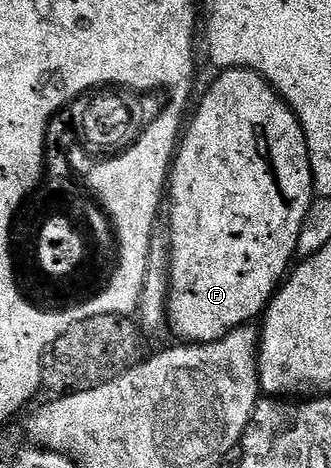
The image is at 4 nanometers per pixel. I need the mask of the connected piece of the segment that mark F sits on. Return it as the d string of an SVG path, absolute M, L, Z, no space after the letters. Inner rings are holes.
M225 69L218 75L221 76L210 85L209 92L202 97L201 104L197 107L197 116L190 123L188 120L187 126L184 128L173 158L173 166L167 184L167 215L169 211L167 228L170 239L167 323L169 327L173 326L174 333L181 338L178 340L184 341L186 344L219 341L223 336L232 333L236 327L252 324L254 322L252 319L256 315L258 318L264 312L265 308L269 306L269 300L273 298L277 288L281 286L294 262L297 255L299 233L303 229L307 209L315 198L313 170L309 160L307 141L295 112L278 95L277 90L257 71Z

